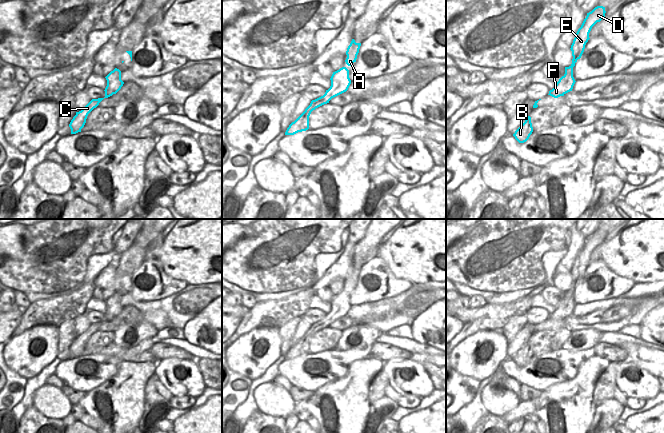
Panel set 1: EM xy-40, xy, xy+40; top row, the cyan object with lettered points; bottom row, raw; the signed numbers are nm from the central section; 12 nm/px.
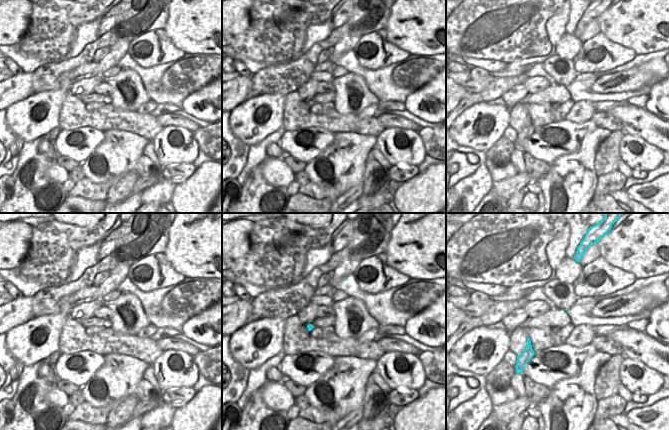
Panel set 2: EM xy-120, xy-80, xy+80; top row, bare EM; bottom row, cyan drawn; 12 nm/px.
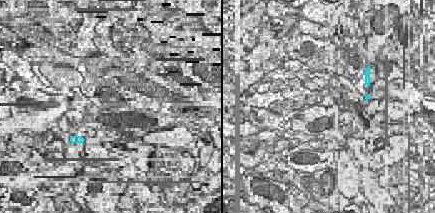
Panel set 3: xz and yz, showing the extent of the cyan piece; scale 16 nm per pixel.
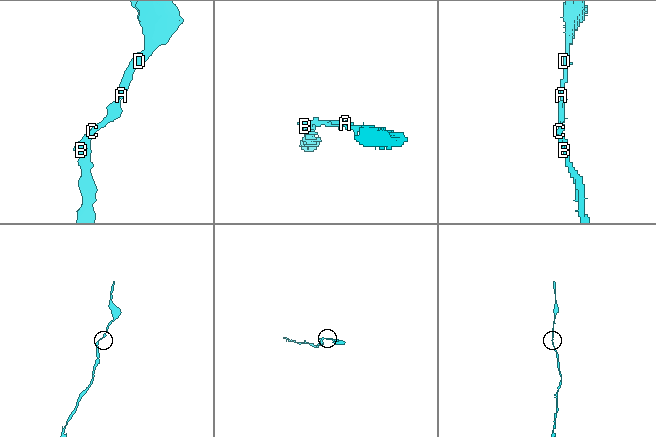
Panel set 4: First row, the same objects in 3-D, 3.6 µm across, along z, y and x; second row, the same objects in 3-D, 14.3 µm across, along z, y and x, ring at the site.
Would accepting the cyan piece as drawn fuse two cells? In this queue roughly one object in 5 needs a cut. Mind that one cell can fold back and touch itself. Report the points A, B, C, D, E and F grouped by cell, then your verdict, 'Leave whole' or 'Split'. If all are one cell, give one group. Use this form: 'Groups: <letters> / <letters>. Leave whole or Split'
Groups: A B C D E F. Leave whole.

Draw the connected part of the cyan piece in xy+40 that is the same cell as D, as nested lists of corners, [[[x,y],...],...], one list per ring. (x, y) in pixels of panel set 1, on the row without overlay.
[[[597,230],[591,236],[587,237],[581,251],[578,253],[576,260],[571,269],[572,275],[572,288],[569,291],[565,291],[565,298],[559,303],[555,311],[549,315],[550,320],[558,322],[564,320],[566,317],[572,315],[575,308],[575,303],[573,301],[573,291],[578,283],[581,282],[585,269],[588,266],[589,257],[592,251],[605,242],[605,231]]]

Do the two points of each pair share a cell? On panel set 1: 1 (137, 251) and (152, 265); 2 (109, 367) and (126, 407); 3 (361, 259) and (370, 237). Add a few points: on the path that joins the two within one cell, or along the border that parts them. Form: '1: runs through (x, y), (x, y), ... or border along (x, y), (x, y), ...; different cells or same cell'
1: border along (143, 262), (131, 274); different cells
2: border along (124, 360), (117, 365), (114, 374), (92, 388); different cells
3: runs through (361, 254), (361, 248), (367, 242); same cell

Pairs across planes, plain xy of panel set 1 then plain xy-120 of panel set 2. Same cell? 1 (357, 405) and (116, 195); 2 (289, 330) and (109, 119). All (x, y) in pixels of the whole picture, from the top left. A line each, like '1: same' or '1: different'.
1: different
2: same

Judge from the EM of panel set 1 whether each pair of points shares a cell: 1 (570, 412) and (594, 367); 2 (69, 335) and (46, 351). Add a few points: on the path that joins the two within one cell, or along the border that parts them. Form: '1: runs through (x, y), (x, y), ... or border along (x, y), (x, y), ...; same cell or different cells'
1: runs through (577, 401), (577, 398), (585, 390), (586, 378); same cell
2: border along (58, 327), (56, 356); different cells

